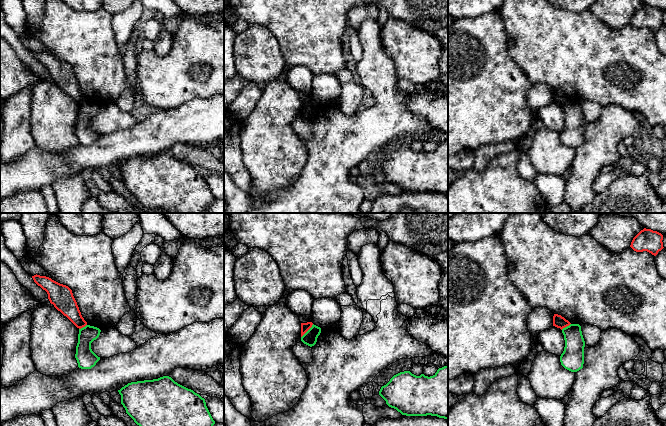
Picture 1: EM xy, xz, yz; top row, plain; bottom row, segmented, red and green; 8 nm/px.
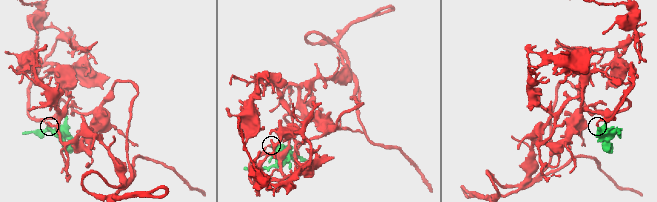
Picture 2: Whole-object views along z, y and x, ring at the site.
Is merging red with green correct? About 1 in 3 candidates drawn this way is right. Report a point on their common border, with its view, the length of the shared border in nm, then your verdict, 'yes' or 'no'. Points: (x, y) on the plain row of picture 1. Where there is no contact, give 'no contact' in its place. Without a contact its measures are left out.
contact xz (307, 106); length 150 nm; no

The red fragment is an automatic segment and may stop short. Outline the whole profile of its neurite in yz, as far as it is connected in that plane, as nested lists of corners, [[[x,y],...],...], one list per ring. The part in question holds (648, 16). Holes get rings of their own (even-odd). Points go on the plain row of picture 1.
[[[644,4],[632,16],[630,23],[636,28],[647,27],[656,32],[663,23],[663,11]]]

